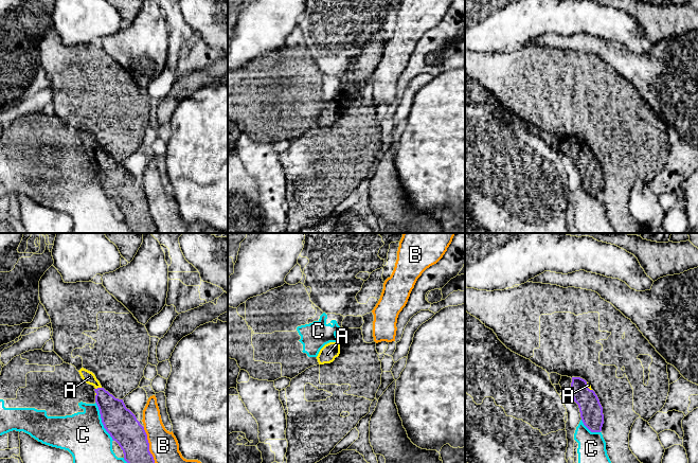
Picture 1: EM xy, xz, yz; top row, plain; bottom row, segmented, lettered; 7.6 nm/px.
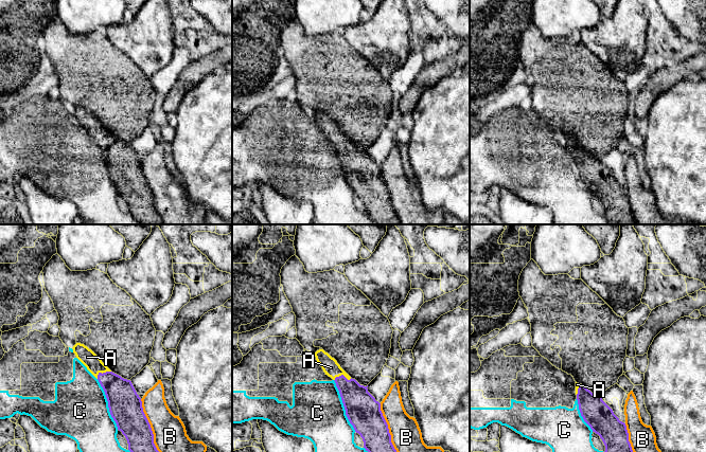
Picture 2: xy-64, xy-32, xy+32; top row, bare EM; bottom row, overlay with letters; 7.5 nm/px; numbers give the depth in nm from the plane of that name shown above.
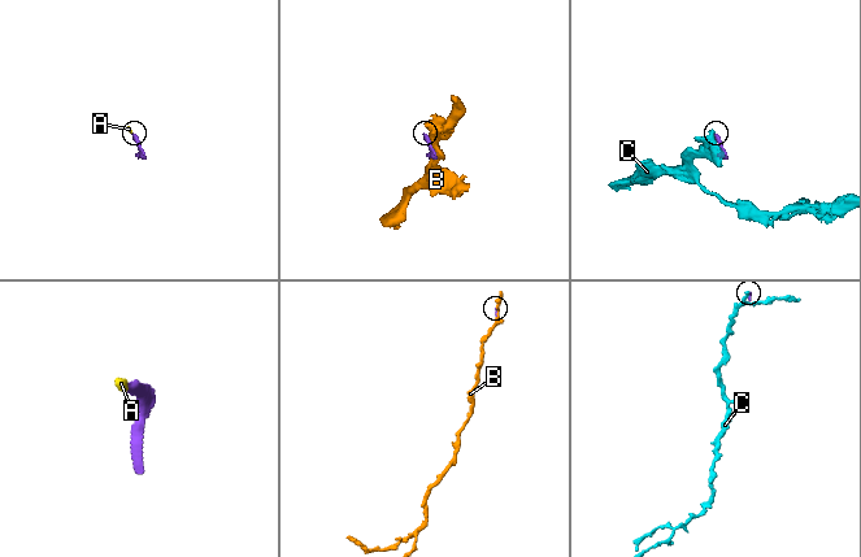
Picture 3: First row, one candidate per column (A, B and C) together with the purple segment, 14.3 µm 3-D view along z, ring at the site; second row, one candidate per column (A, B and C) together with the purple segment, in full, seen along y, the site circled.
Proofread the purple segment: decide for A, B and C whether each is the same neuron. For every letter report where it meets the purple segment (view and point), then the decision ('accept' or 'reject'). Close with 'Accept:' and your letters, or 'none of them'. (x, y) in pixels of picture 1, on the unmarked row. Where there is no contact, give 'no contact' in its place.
A: contact xy (97, 150); accept
B: contact xy (148, 211); reject
C: contact xy (102, 183); reject
Accept: A

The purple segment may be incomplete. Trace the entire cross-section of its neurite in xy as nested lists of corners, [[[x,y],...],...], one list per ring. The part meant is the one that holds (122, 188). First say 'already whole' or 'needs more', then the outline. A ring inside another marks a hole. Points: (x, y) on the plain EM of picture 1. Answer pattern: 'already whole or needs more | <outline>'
needs more | [[[82,130],[79,137],[84,144],[95,152],[95,165],[106,194],[124,216],[124,222],[133,233],[158,233],[149,214],[149,206],[144,190],[136,178],[126,171],[123,162],[115,161],[106,154],[95,138]]]

